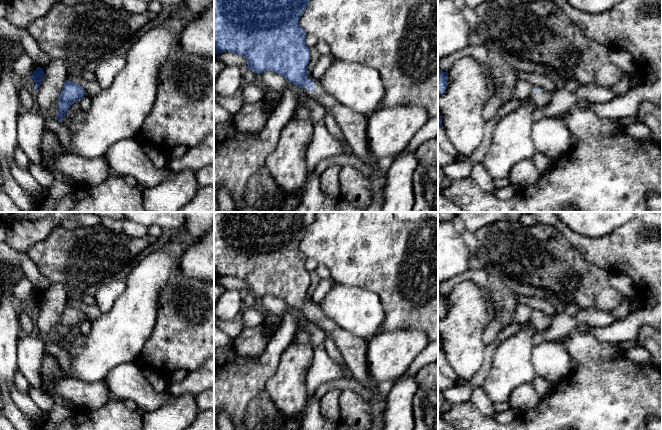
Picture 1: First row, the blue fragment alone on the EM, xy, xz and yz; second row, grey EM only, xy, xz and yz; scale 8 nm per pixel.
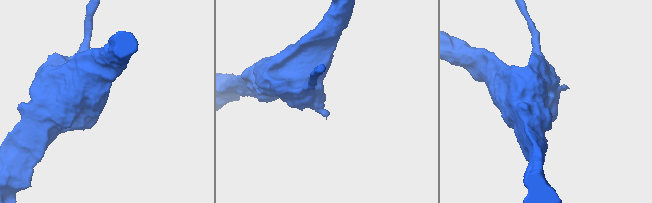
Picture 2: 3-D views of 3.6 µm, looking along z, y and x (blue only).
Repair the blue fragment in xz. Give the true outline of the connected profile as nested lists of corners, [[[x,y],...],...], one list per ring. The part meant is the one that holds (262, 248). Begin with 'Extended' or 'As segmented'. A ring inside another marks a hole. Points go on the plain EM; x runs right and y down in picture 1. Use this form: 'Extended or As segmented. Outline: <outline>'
Extended. Outline: [[[214,212],[214,278],[231,276],[244,280],[247,282],[246,293],[260,298],[270,294],[282,299],[298,312],[304,312],[309,321],[321,328],[334,341],[343,356],[350,377],[371,391],[371,397],[368,398],[371,406],[371,428],[369,430],[382,430],[386,398],[380,395],[378,385],[371,381],[368,374],[366,361],[368,340],[360,339],[339,327],[325,315],[320,304],[313,303],[307,297],[310,273],[305,269],[306,256],[299,249],[299,244],[316,215],[317,212]]]

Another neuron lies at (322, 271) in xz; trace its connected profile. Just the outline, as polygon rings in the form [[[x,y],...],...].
[[[318,264],[314,271],[320,279],[327,279],[330,275],[330,270],[324,264]]]

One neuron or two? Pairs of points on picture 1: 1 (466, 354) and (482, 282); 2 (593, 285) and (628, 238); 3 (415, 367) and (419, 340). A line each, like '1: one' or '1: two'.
1: two
2: two
3: two

